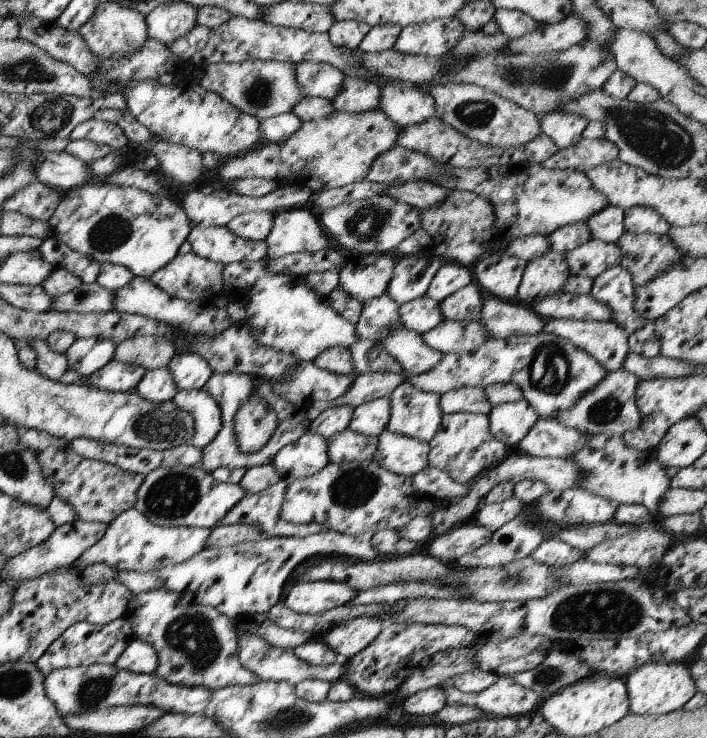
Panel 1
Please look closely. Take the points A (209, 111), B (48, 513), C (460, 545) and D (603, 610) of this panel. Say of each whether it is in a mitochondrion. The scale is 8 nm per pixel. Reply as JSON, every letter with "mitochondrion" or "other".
{"A":"other","B":"other","C":"other","D":"mitochondrion"}

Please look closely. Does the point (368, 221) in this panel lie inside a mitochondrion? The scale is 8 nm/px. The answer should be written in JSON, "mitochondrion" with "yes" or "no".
{"mitochondrion":"yes"}

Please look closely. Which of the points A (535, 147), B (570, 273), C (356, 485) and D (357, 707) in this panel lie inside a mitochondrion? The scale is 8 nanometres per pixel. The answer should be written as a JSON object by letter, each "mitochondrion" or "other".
{"A":"other","B":"other","C":"mitochondrion","D":"other"}

